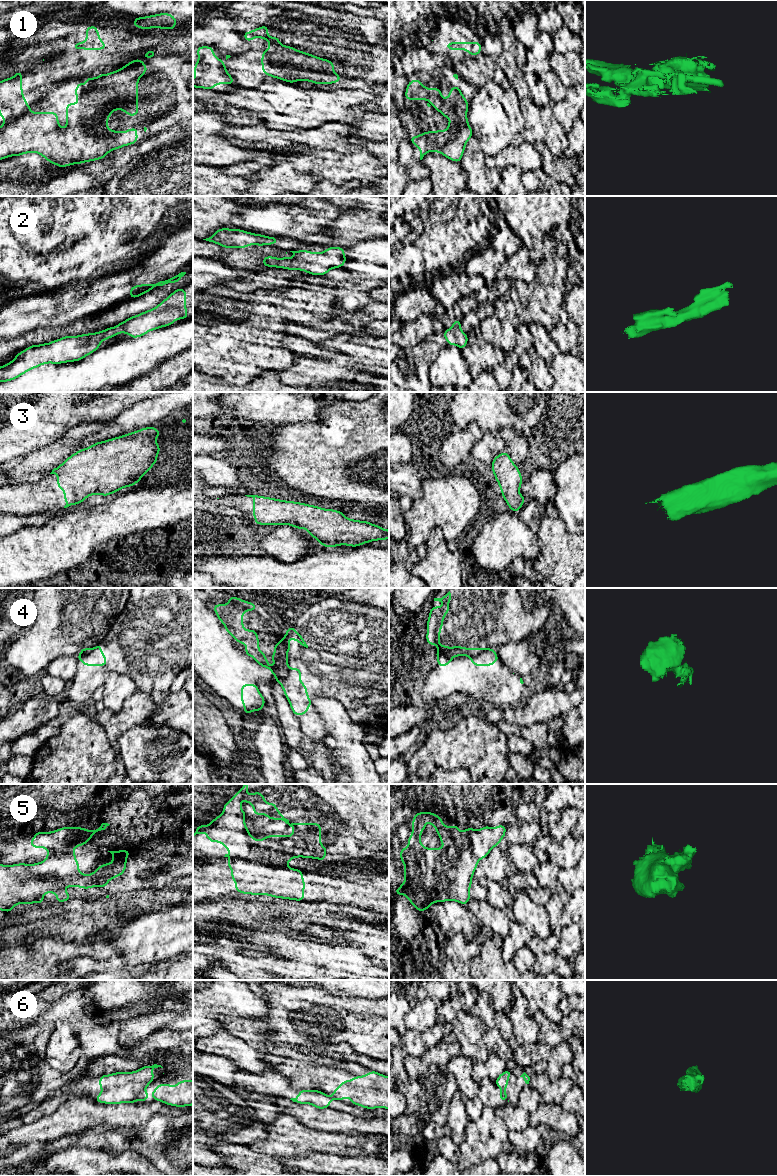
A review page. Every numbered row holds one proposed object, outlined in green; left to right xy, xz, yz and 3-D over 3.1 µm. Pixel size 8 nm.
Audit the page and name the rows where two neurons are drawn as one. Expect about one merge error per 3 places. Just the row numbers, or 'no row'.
4, 5, 6

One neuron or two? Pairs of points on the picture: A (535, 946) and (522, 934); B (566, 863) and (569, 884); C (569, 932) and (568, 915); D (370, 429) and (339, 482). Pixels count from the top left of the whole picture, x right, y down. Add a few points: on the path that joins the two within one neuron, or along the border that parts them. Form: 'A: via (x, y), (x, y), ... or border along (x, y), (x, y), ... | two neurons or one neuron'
A: border along (533, 934), (525, 945) | two neurons
B: border along (574, 865), (568, 868), (561, 868) | two neurons
C: border along (574, 922), (566, 925), (561, 930), (559, 938) | two neurons
D: via (364, 442), (342, 464), (340, 469) | one neuron

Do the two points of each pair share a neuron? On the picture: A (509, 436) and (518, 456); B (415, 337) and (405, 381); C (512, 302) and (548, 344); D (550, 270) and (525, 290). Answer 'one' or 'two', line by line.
A: one
B: two
C: two
D: one

